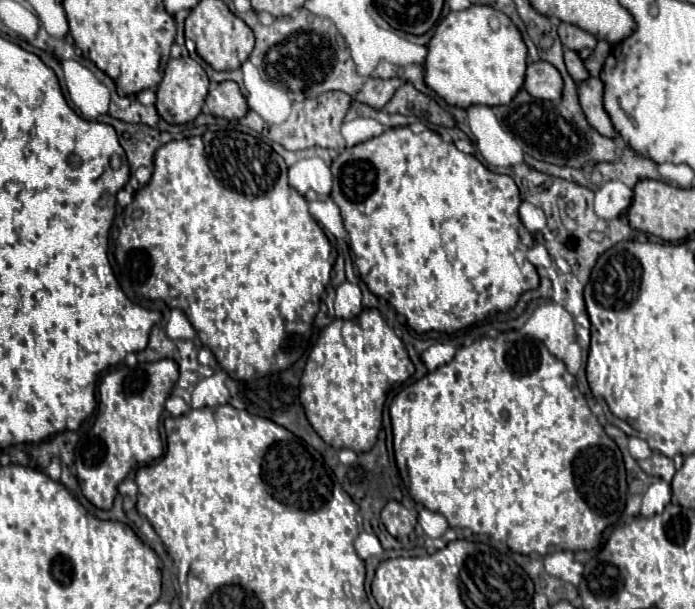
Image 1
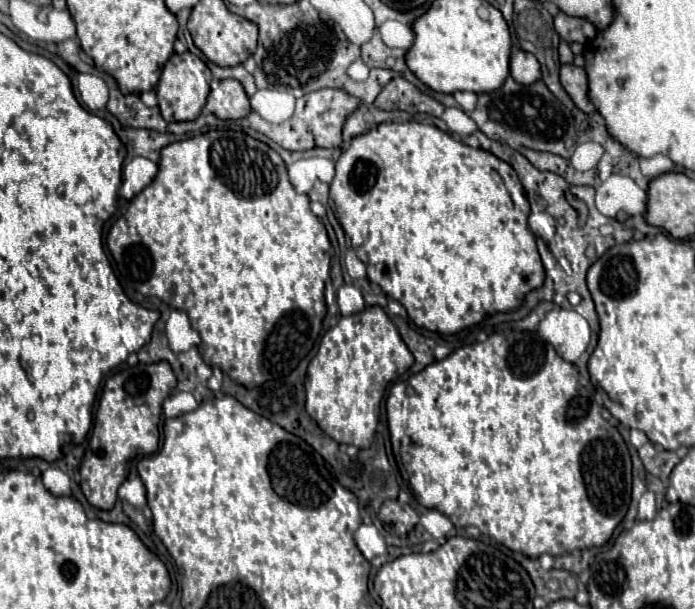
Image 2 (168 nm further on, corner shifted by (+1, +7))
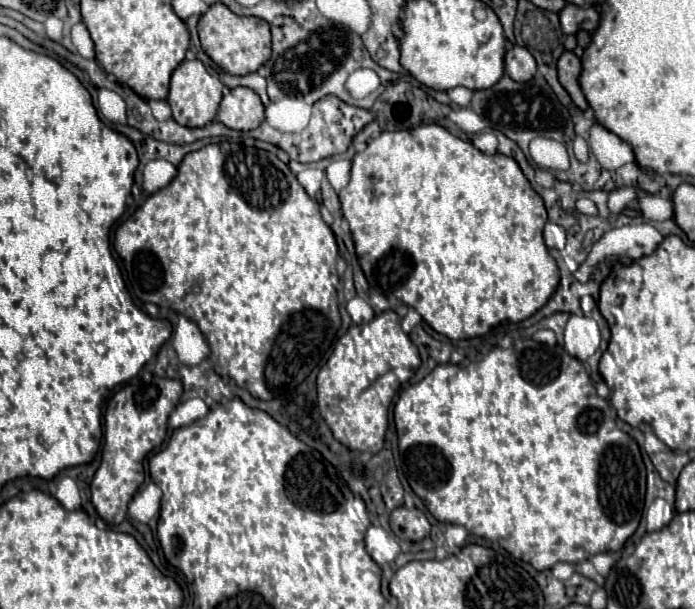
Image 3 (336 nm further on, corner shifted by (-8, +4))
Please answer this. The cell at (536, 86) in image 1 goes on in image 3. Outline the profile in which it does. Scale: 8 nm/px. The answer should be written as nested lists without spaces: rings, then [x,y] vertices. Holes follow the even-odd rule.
[[[515,46],[505,54],[505,72],[517,82],[529,82],[537,72],[537,62],[527,48]]]

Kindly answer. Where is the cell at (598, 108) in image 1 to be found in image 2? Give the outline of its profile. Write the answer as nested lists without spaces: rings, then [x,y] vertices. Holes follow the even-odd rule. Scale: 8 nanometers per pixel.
[[[572,63],[562,65],[560,67],[560,81],[580,111],[584,111],[584,113],[594,111],[594,105],[588,99],[588,77],[582,67],[576,67]]]

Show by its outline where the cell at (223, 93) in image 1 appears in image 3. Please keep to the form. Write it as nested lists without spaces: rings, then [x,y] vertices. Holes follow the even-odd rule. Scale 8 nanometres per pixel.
[[[225,88],[217,118],[227,128],[253,130],[265,118],[261,98],[251,88]]]

